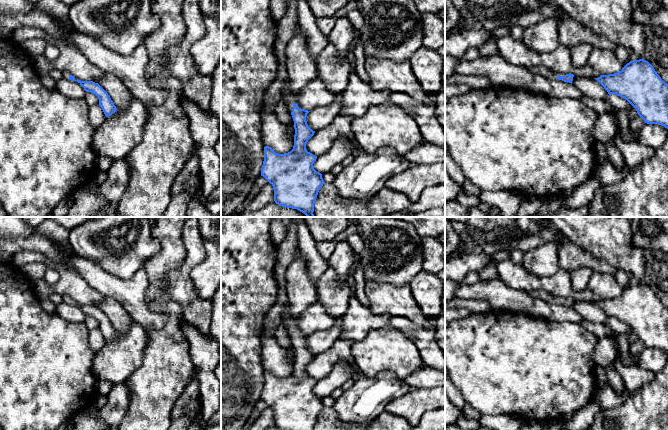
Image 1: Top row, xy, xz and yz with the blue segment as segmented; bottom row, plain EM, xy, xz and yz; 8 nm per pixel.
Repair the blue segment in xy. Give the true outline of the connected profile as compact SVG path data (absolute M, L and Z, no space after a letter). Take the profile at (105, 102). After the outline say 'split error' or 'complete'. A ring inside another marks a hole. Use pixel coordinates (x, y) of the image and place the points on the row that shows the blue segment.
M63 72L63 78L77 81L86 92L91 92L95 94L99 99L99 106L102 108L106 117L111 116L114 112L116 112L116 106L111 100L108 93L98 84L93 81L81 81L72 76L69 72Z; split error

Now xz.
M287 78L283 83L282 99L287 103L294 125L294 146L284 154L278 154L265 146L261 176L273 186L276 204L314 217L314 204L325 182L322 174L313 168L317 156L306 149L308 140L315 133L306 121L310 111L298 106L289 86L290 80Z; split error

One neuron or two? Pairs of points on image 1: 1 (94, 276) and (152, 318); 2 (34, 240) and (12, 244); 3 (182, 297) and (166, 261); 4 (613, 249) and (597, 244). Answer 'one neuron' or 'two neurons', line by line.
1: one neuron
2: one neuron
3: two neurons
4: one neuron

